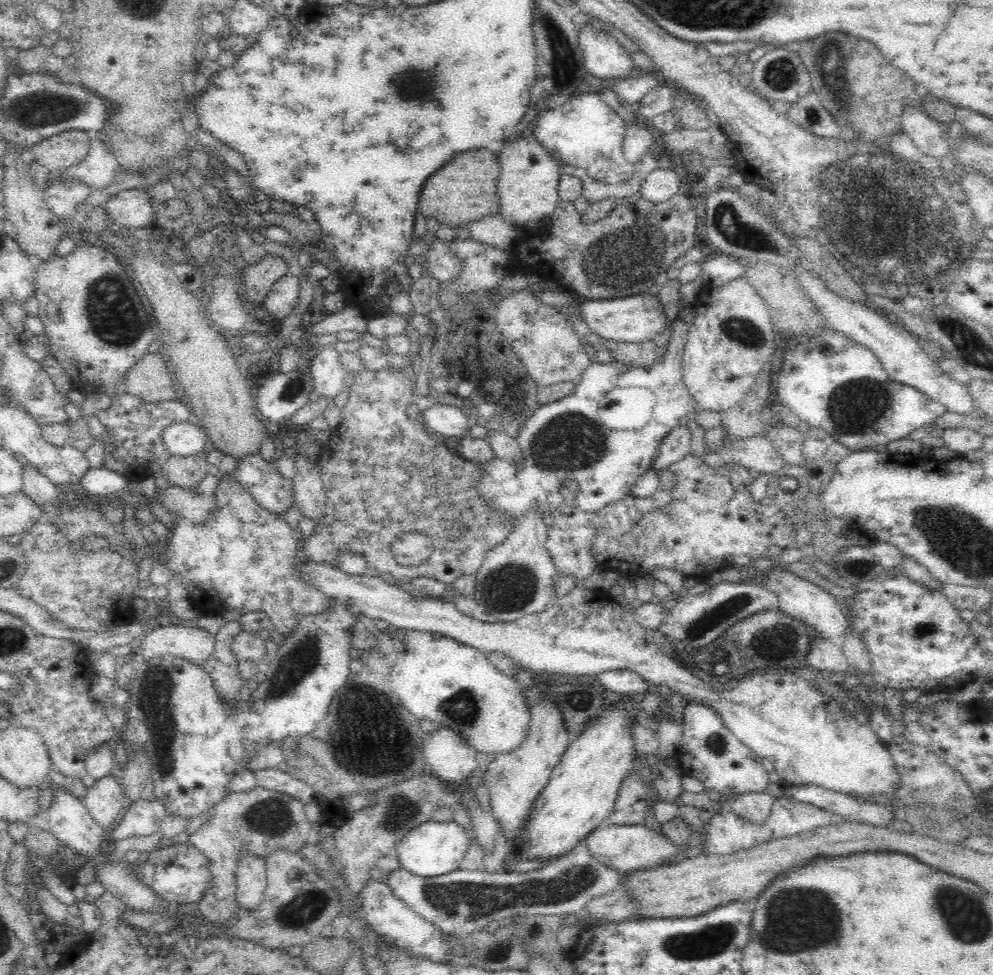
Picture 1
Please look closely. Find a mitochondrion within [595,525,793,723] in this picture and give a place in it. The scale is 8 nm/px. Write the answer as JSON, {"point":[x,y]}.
{"point":[714,616]}

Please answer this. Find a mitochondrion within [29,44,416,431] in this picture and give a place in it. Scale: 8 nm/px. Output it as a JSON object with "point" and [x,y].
{"point":[114,320]}

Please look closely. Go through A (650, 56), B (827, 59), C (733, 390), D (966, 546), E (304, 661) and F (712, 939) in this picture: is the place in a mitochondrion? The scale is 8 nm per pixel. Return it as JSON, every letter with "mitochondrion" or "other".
{"A":"other","B":"mitochondrion","C":"other","D":"mitochondrion","E":"mitochondrion","F":"mitochondrion"}

